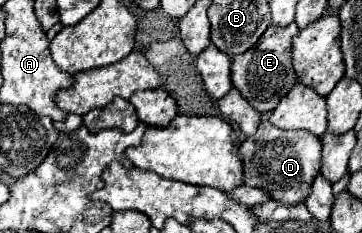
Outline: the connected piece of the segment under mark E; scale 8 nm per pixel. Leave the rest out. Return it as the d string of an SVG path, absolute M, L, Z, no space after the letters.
M290 23L286 27L270 25L262 33L260 41L252 49L248 49L248 53L242 53L232 59L232 85L260 113L272 111L280 103L284 93L288 93L288 89L298 81L296 69L292 65L292 39L298 31L300 29L296 23Z

